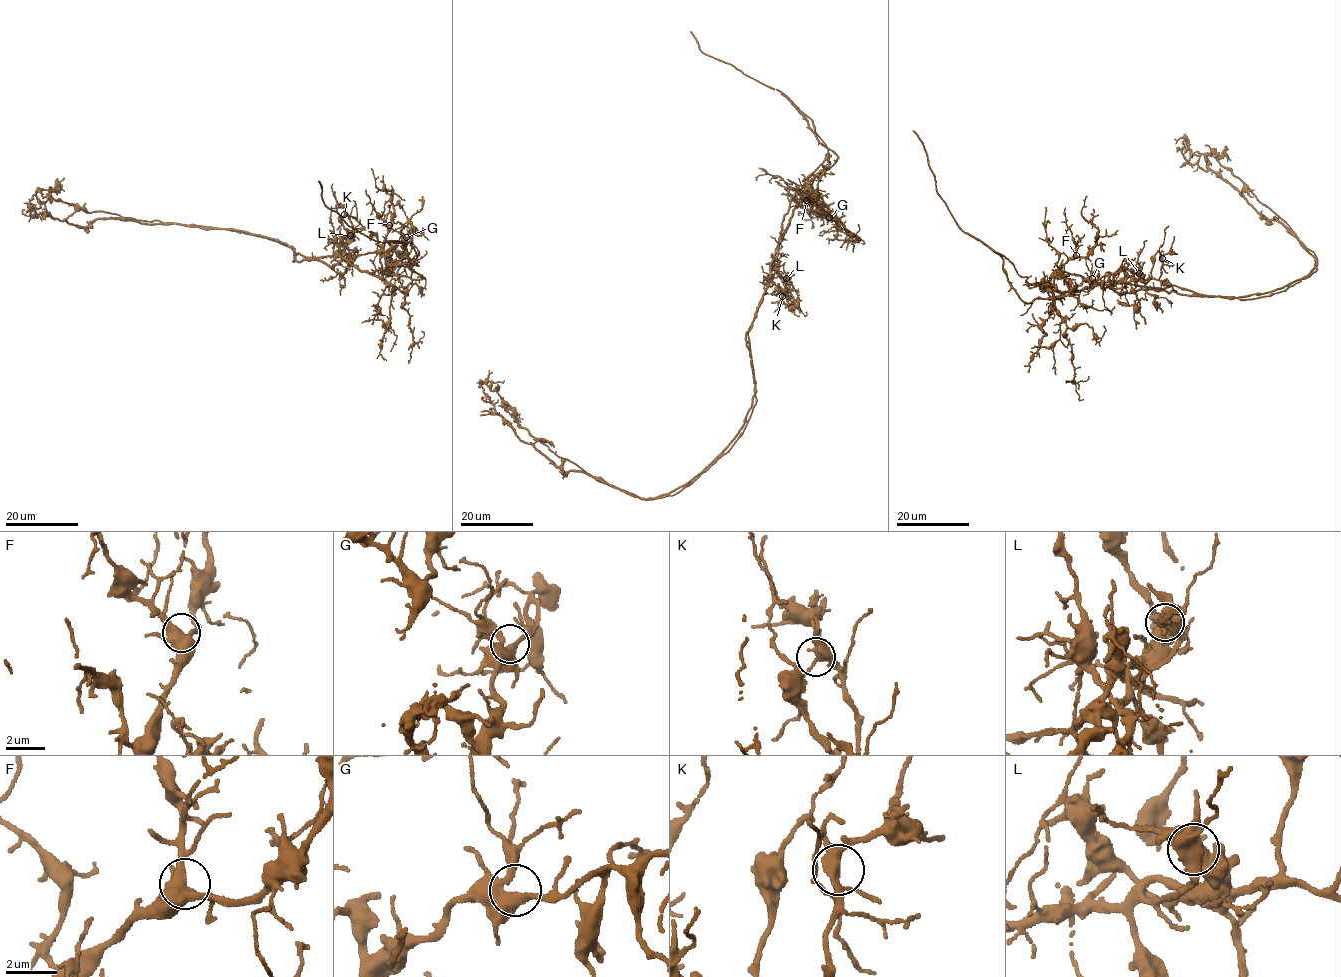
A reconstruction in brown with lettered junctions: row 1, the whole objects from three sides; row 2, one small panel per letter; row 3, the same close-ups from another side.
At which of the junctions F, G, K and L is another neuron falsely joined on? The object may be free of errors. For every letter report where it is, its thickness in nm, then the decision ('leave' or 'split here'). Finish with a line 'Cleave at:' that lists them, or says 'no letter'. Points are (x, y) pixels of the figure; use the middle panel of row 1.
F: at (806, 200); 480 nm thick; leave
G: at (829, 217); 360 nm thick; leave
K: at (782, 296); 340 nm thick; leave
L: at (786, 278); 550 nm thick; split here
Cleave at: L

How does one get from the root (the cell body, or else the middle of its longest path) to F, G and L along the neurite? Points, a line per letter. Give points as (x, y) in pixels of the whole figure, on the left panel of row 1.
F: (297, 254), (315, 258), (336, 254), (343, 259), (352, 261), (358, 255), (377, 251), (389, 225)
G: (297, 254), (315, 258), (336, 254), (349, 262), (358, 255), (383, 251), (394, 261), (399, 260), (406, 237)
L: (297, 254), (315, 258), (332, 255), (350, 235)

